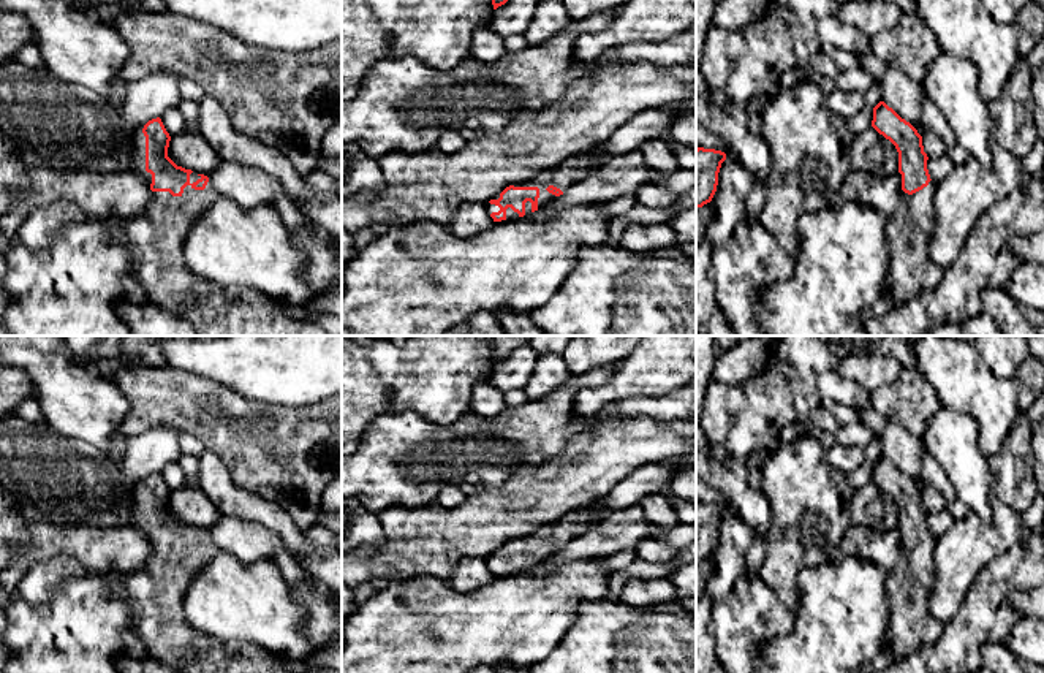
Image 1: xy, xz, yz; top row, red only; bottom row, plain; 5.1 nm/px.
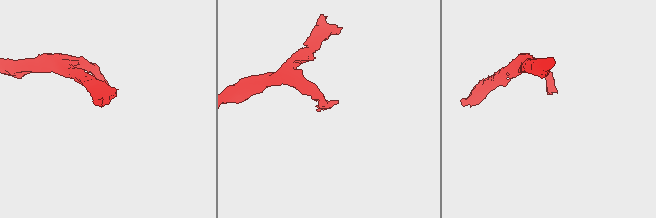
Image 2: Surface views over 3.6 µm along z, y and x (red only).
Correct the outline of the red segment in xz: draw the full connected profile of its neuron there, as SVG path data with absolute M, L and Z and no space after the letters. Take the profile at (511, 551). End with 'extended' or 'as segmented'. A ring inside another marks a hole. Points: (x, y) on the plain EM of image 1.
M600 499L584 508L569 511L555 524L547 524L531 535L514 537L506 542L486 557L487 567L494 576L530 570L604 518L604 499Z | extended

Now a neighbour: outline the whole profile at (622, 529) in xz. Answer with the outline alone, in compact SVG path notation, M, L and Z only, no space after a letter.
M639 504L617 510L550 554L543 561L543 565L557 567L566 562L609 557L626 548L634 548L644 538L650 538L652 527L653 524L645 518Z

